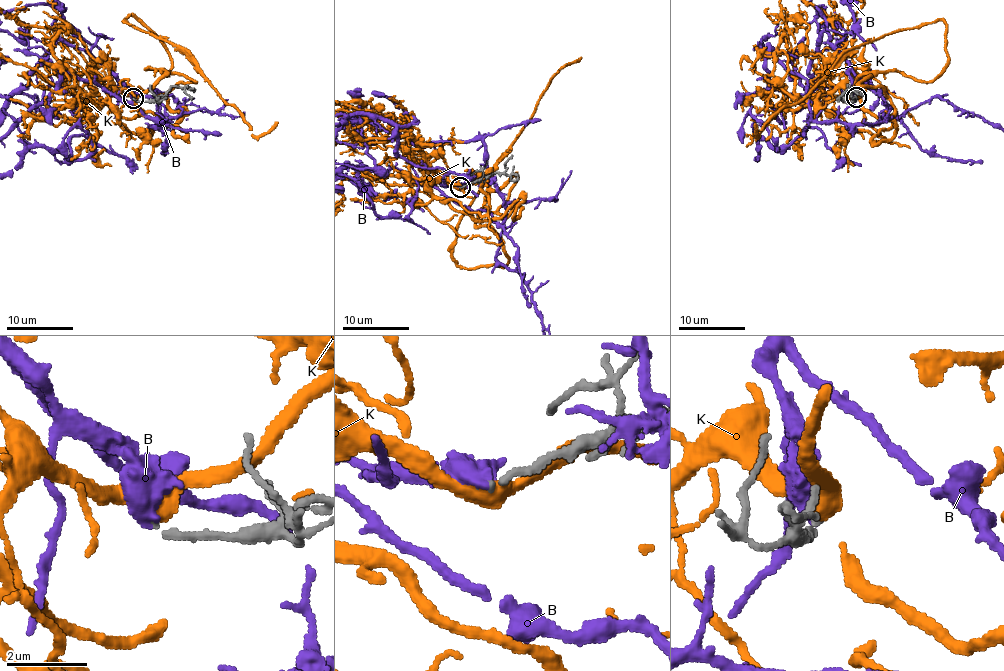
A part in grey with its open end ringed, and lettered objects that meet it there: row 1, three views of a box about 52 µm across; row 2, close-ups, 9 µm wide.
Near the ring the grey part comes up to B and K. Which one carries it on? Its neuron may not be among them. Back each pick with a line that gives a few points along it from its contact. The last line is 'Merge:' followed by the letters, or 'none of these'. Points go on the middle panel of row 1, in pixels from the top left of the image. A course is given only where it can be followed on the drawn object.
K: Its course: (461, 187), (488, 185), (476, 224), (502, 243), (506, 264), (456, 264), (459, 217), (559, 69), (580, 57)
Merge: K

